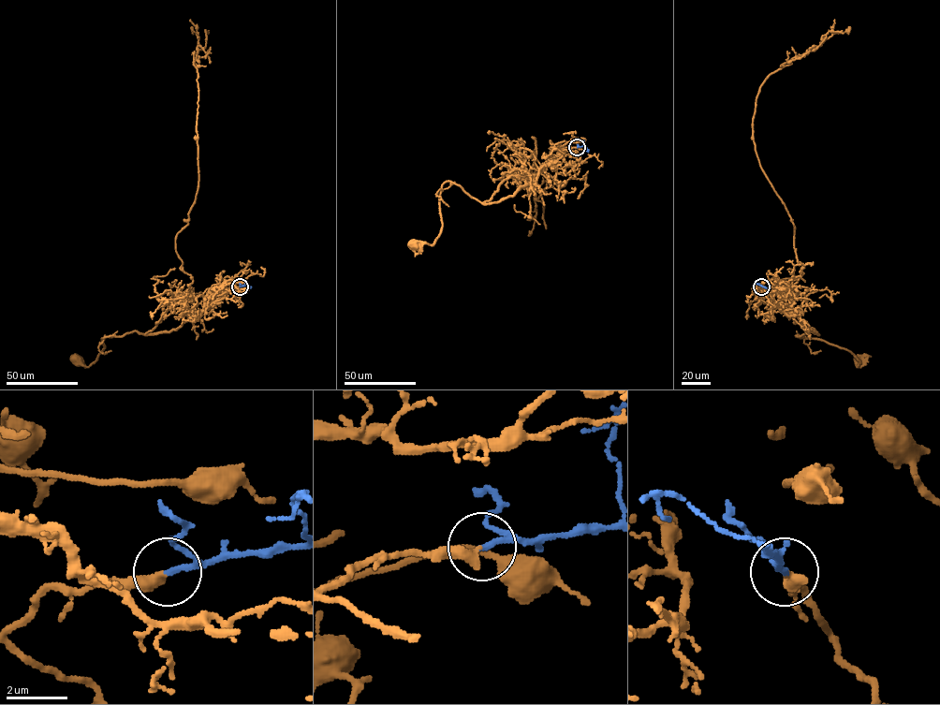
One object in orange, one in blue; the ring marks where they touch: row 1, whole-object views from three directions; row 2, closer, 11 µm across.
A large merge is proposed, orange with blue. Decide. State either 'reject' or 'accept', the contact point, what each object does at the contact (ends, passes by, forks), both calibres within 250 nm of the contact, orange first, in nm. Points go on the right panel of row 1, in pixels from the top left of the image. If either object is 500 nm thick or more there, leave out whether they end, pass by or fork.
accept; at (761, 286); orange ends there; blue passes by; 420 nm thick on the orange side, 130 nm on the other

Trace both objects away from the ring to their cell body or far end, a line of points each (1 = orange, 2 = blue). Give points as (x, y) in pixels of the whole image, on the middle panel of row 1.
1: (577, 147), (543, 163), (532, 183), (497, 201), (482, 204), (446, 181), (440, 234), (433, 243), (414, 244)
2: (577, 147), (585, 146), (588, 152)

